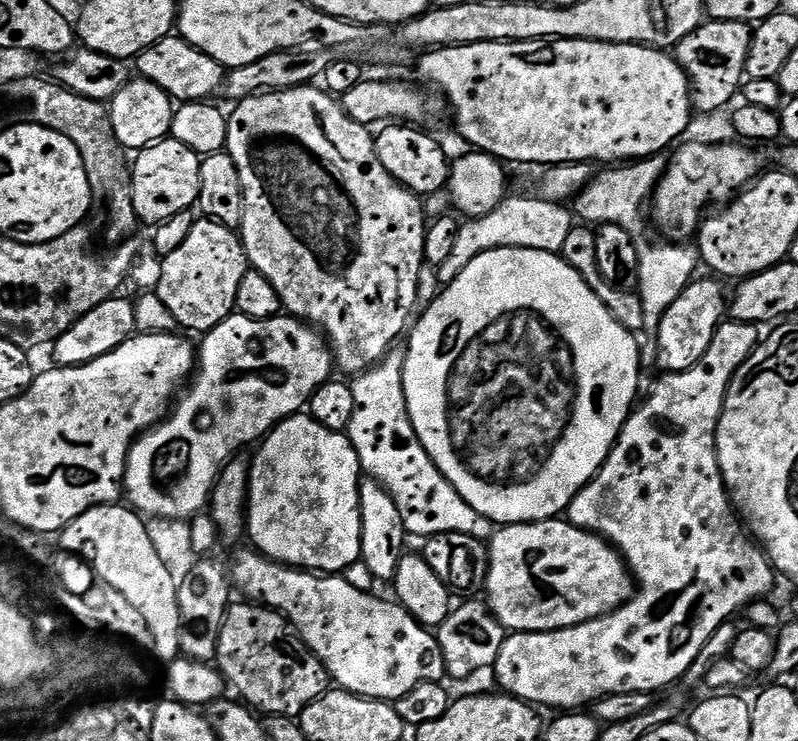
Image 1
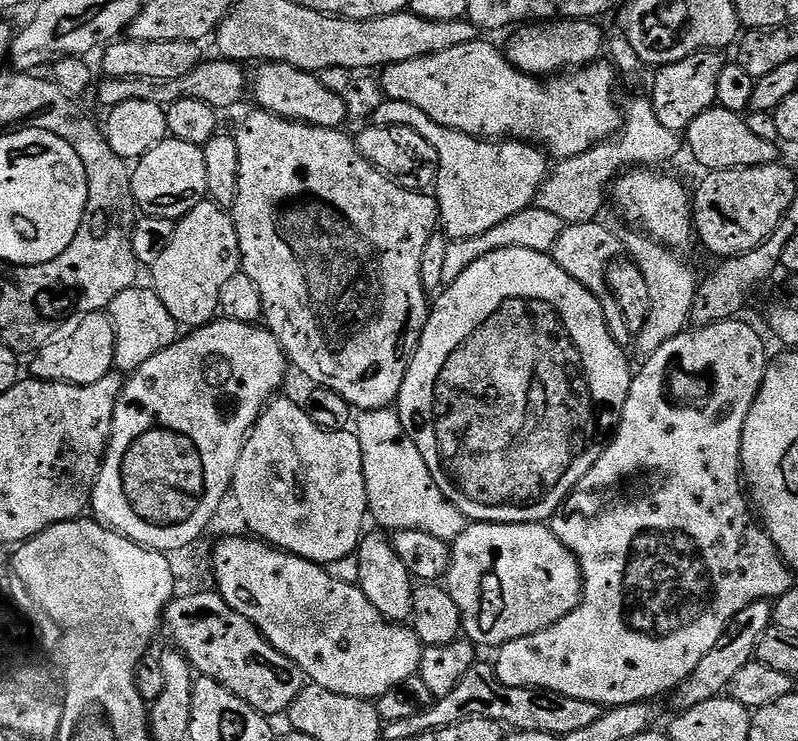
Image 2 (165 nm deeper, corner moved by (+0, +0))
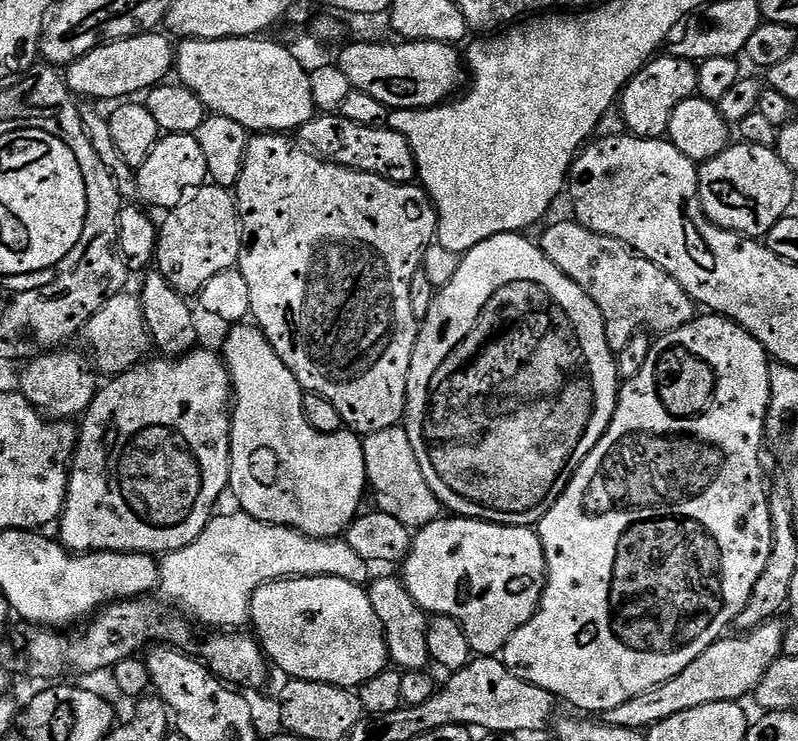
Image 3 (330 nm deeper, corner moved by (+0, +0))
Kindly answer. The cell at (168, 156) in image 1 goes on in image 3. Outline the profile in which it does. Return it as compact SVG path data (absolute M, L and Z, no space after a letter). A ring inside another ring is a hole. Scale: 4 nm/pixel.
M161 135L154 150L150 150L150 158L146 158L146 162L142 162L142 166L135 169L134 176L136 188L140 191L141 198L145 200L143 203L153 204L156 208L164 208L163 210L182 206L210 180L206 158L202 154L202 146L198 146L195 135Z

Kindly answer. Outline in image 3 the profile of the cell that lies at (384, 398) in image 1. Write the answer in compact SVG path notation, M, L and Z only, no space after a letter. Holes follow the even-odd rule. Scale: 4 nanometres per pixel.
M407 427L378 430L363 437L363 442L368 488L371 499L372 496L376 499L375 507L379 511L390 514L390 518L398 518L398 522L413 530L422 529L430 522L441 519L442 505L422 475L418 454L414 454L414 446L410 446Z

